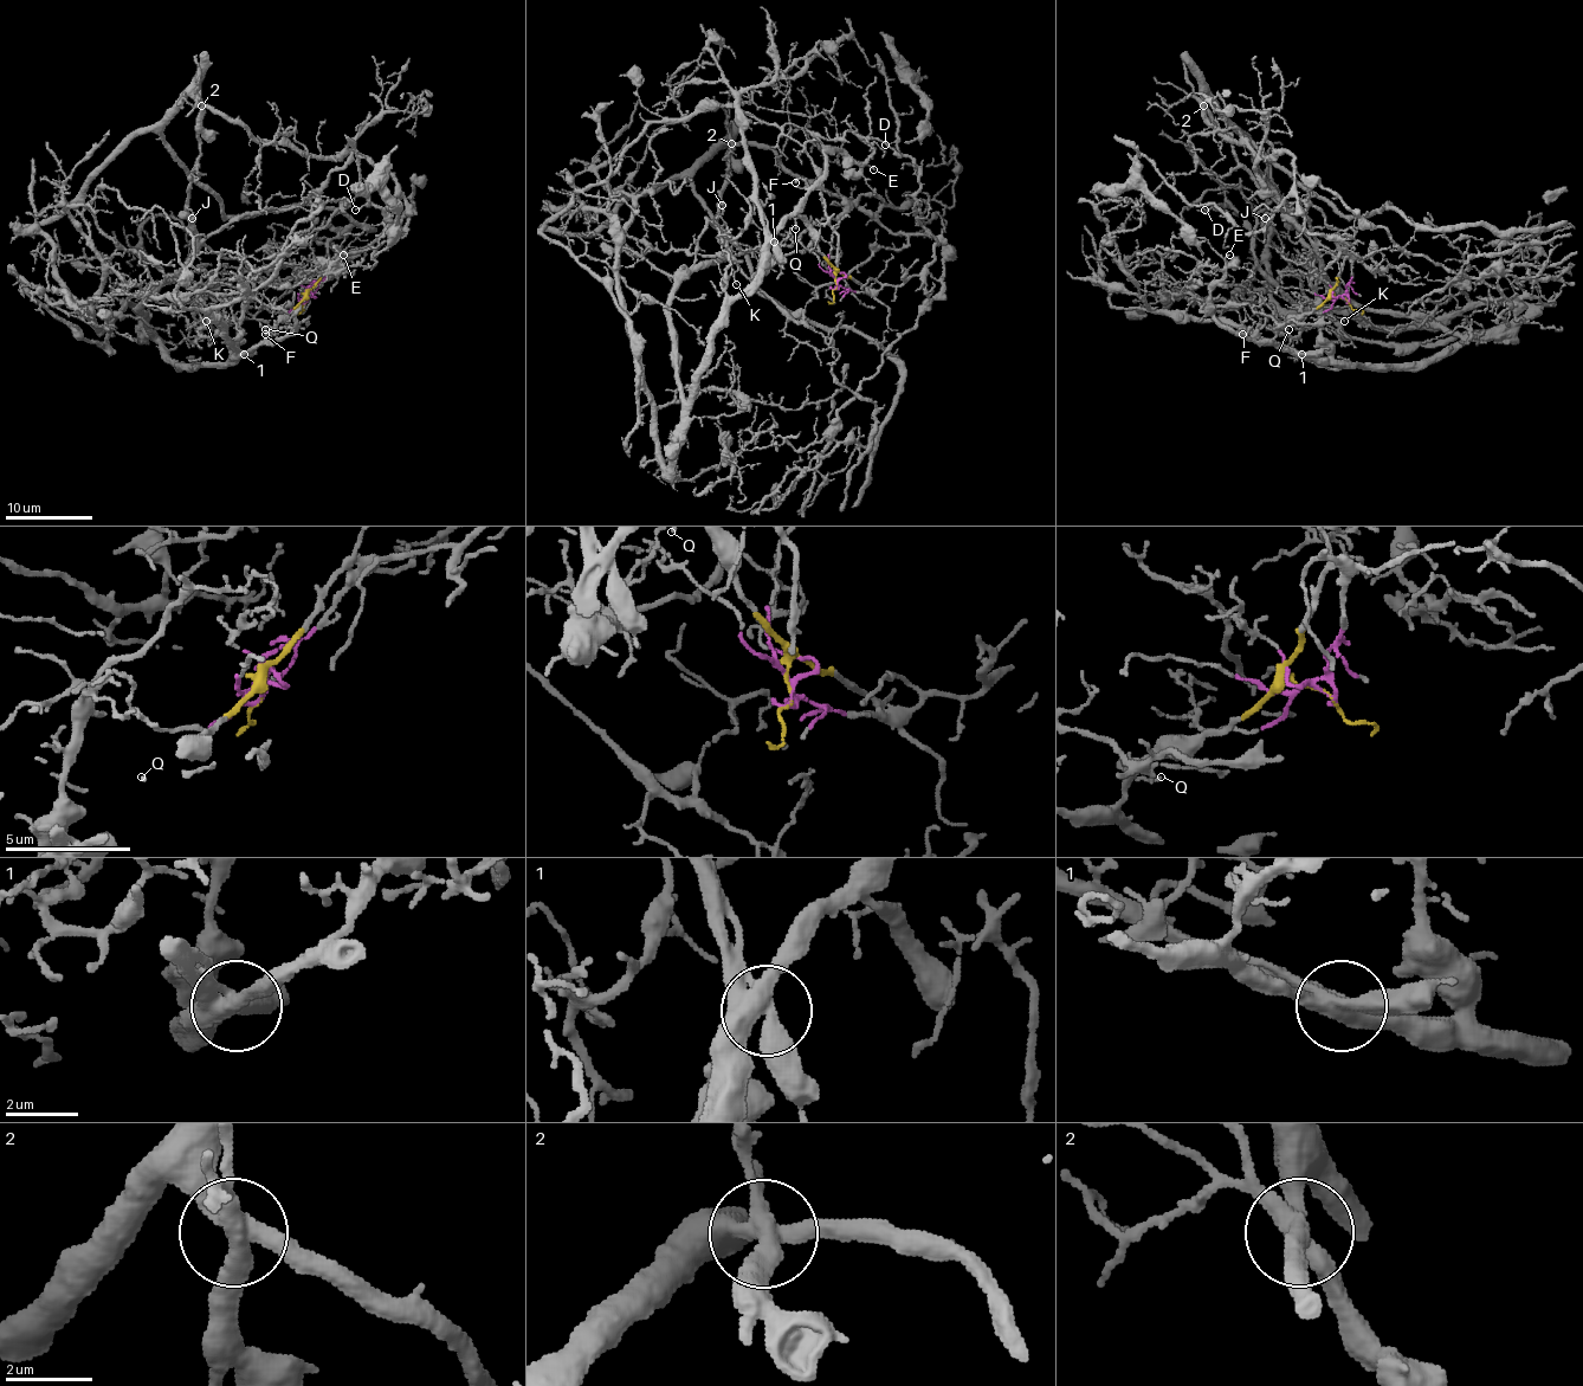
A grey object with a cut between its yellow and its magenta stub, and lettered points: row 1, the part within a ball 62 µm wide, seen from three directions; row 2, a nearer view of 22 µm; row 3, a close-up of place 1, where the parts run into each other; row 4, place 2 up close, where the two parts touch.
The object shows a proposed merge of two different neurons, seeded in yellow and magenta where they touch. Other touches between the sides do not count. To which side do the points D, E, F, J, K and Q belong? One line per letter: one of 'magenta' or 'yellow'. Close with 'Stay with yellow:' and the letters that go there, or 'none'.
D: magenta
E: yellow
F: yellow
J: yellow
K: magenta
Q: yellow
Stay with yellow: E, F, J, Q

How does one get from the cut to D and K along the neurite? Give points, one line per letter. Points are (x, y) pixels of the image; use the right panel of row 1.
D: (1343, 300), (1352, 258), (1304, 225), (1296, 197), (1262, 227), (1241, 232), (1216, 208), (1203, 211)
K: (1343, 300), (1352, 256), (1304, 225), (1293, 158), (1231, 142), (1203, 97), (1343, 322)

